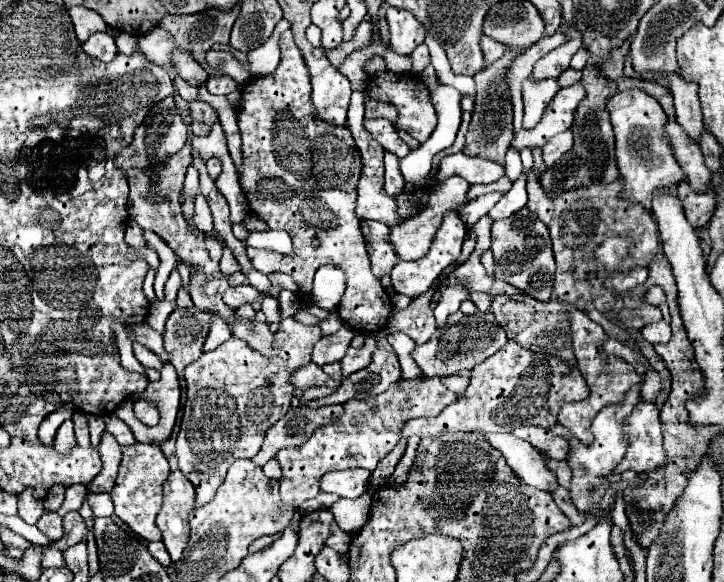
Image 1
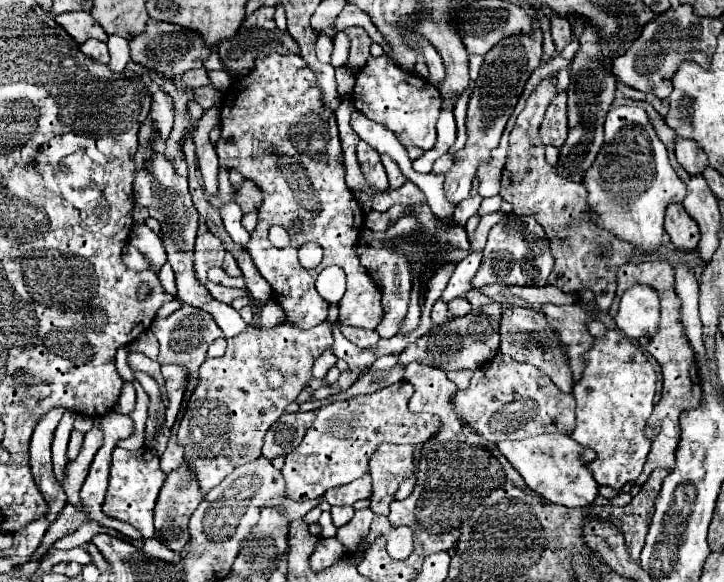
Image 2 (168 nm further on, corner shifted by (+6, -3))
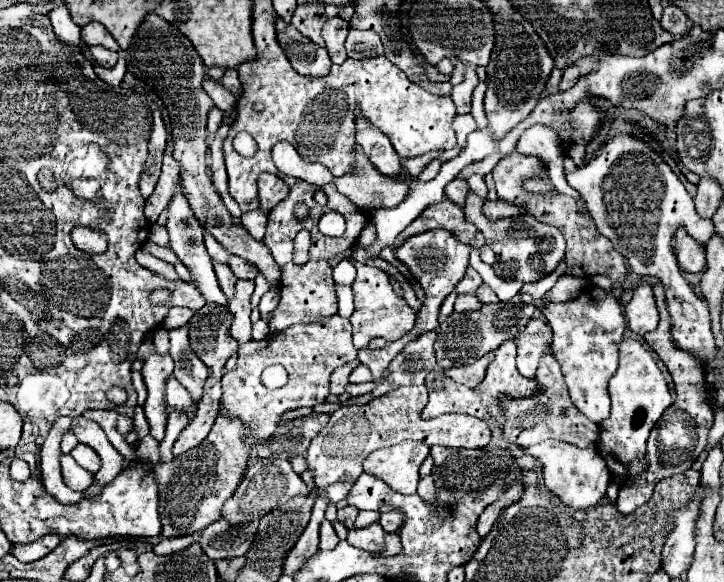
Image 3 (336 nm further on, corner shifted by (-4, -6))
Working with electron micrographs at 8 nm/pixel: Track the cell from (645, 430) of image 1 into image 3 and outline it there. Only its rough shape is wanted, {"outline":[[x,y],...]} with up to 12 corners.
{"outline":[[620,342],[598,452],[624,484],[672,404],[652,354]]}

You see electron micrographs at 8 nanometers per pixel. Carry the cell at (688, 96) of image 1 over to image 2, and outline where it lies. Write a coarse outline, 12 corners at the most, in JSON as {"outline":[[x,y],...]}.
{"outline":[[676,139],[676,159],[692,175],[708,165],[694,139]]}

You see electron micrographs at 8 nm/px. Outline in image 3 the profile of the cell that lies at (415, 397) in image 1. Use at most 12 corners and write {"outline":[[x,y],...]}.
{"outline":[[426,386],[336,410],[306,452],[316,486],[356,482],[404,440],[484,448],[488,424],[422,420]]}

